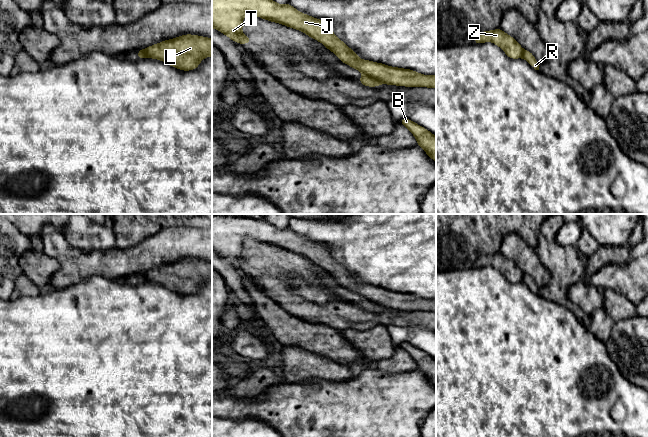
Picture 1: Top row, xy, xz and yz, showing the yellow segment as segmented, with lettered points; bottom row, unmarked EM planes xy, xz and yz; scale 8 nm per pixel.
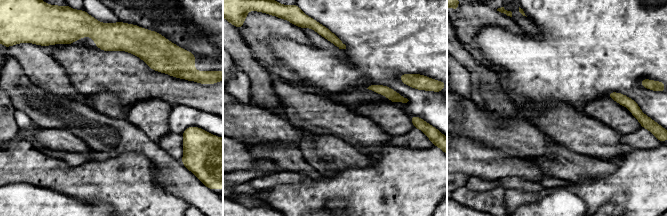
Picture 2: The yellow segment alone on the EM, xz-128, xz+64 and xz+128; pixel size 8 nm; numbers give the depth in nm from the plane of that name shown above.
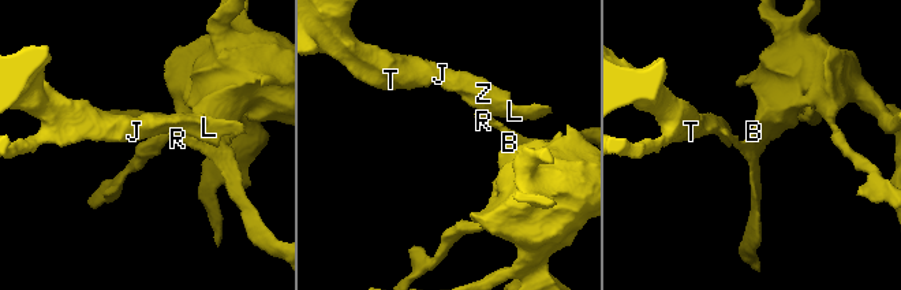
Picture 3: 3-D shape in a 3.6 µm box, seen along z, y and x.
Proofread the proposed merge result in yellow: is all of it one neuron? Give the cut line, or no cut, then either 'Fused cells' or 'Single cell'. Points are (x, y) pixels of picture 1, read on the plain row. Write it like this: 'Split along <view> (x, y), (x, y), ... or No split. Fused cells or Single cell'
Split along xz (364, 298), (375, 302), (380, 307). Fused cells

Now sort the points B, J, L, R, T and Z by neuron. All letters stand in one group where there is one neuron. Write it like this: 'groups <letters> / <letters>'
groups B R / J L T Z

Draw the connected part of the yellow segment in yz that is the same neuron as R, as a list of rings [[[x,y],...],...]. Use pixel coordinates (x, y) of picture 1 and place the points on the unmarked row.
[[[524,274],[522,282],[525,283],[535,294],[539,294],[540,289],[537,287],[536,282],[530,275]]]

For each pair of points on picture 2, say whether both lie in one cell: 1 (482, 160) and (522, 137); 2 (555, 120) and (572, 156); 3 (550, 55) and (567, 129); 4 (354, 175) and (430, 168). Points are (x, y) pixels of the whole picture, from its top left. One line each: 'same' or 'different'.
1: different
2: different
3: different
4: same

